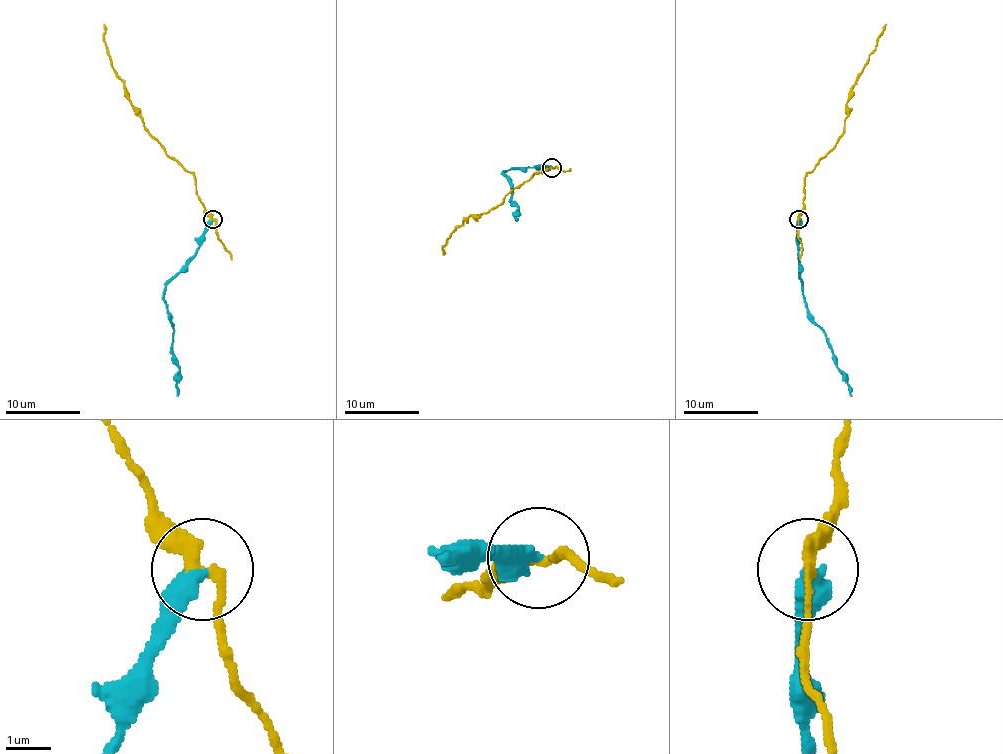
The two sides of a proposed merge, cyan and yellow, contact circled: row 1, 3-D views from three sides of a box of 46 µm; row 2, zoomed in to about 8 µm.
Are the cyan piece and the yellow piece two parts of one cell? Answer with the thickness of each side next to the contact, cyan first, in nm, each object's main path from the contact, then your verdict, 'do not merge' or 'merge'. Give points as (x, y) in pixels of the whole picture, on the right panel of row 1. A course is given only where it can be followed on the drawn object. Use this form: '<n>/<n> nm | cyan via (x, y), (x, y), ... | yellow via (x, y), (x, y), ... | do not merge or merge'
440/260 nm | cyan via (799, 219), (799, 279), (806, 315), (825, 334), (851, 396) | yellow via (799, 219), (804, 176), (844, 133), (853, 84), (866, 65), (885, 24) | do not merge

